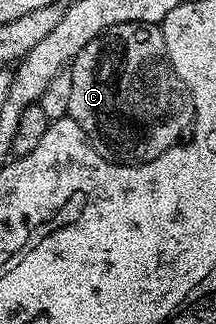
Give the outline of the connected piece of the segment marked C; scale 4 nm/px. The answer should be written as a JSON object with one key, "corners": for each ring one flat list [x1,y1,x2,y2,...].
{"corners":[[116,23,114,26,106,28,98,37,94,37,94,41,90,41,86,45,86,49,82,49,82,53,78,53,76,59,72,60,70,70,72,72,72,80,70,81,70,109,68,110,68,115,74,121,78,121,78,125,86,133,86,137,92,142,93,147,104,158,110,159,114,163,123,163,126,167,134,167,138,163,149,163,158,157,162,157,162,153,166,153,171,147,177,146,182,139,180,134,183,131,185,134,189,130,194,114,190,96,180,78,174,73,172,66,168,64,164,32,157,24]]}

